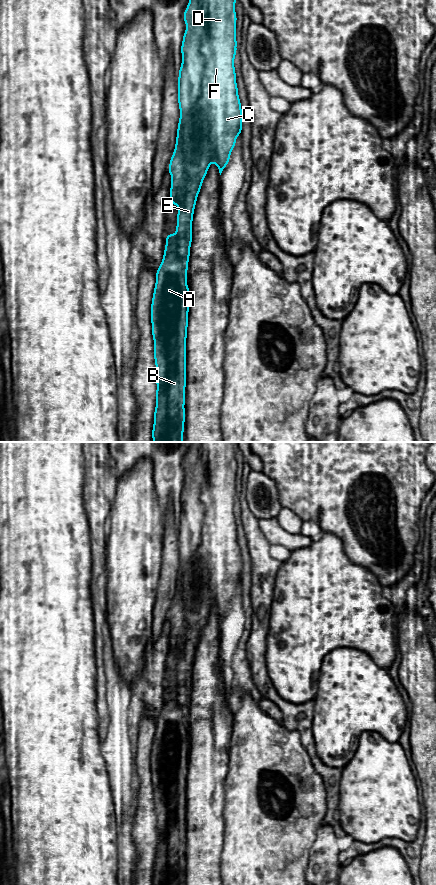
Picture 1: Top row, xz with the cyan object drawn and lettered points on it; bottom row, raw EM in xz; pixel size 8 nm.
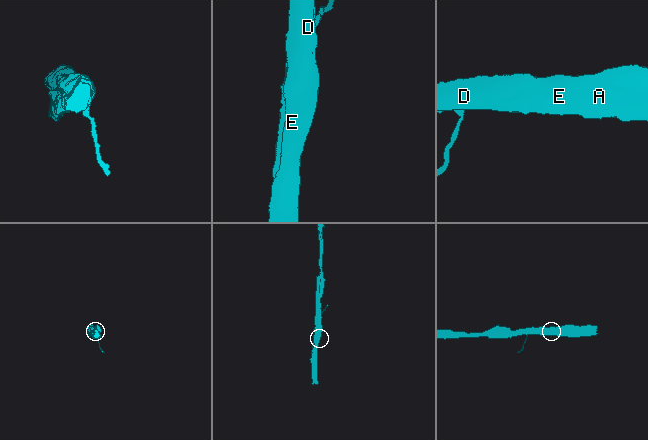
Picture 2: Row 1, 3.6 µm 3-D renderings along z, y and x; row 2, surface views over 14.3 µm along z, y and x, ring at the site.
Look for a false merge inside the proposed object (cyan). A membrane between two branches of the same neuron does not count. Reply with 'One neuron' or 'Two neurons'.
Two neurons

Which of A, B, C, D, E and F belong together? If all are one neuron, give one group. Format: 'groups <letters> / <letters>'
groups A B / C D E F

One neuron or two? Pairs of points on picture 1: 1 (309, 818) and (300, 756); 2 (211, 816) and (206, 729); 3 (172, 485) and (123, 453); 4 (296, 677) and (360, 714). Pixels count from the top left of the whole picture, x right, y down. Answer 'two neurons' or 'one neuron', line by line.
1: one neuron
2: one neuron
3: one neuron
4: two neurons

